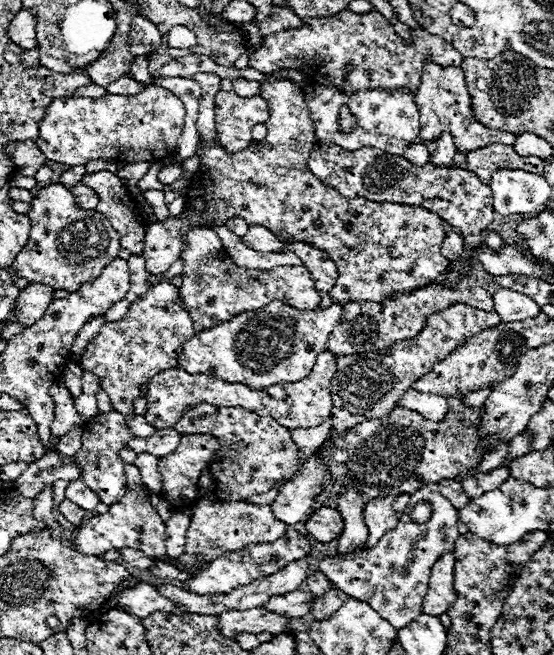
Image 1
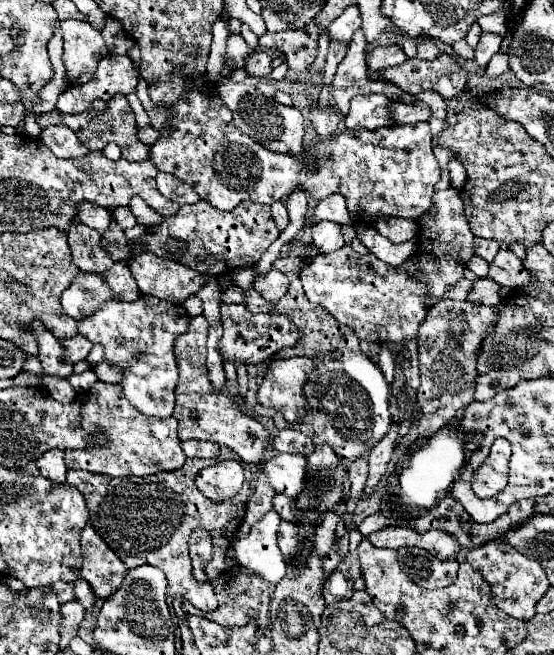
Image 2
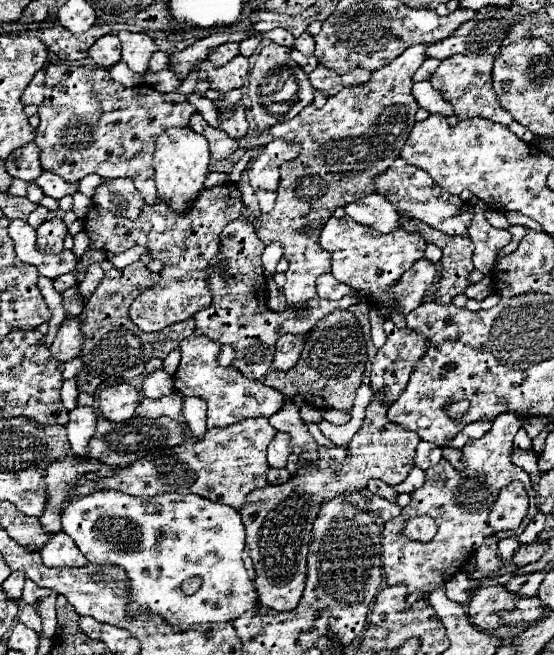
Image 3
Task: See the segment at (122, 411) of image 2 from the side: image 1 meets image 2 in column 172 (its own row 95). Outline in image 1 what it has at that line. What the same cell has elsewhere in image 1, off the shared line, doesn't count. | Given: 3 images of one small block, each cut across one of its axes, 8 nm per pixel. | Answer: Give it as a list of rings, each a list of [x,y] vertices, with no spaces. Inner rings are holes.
[[[428,62],[426,70],[422,74],[422,86],[418,88],[416,96],[416,106],[420,112],[420,138],[422,140],[436,140],[442,130],[450,132],[454,136],[454,144],[460,152],[470,152],[476,148],[482,148],[484,144],[512,144],[514,134],[512,132],[502,132],[502,130],[492,130],[482,126],[470,108],[470,94],[464,82],[462,68],[452,66],[452,68],[440,68],[438,64]]]

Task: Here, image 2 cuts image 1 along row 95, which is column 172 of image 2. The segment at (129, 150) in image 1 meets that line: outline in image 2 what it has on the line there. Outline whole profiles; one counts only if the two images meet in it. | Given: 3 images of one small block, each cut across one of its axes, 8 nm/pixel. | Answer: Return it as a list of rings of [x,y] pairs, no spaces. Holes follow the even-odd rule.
[[[188,76],[184,80],[188,80],[186,88],[188,90],[192,88],[192,92],[178,104],[170,106],[174,132],[172,136],[166,132],[160,132],[162,138],[150,148],[150,160],[158,166],[158,170],[172,172],[182,182],[192,184],[192,188],[200,194],[200,198],[206,198],[218,210],[232,210],[242,200],[272,204],[296,188],[304,188],[316,200],[322,200],[330,194],[346,196],[350,210],[354,210],[356,224],[366,224],[366,226],[372,226],[370,222],[374,222],[374,218],[378,216],[404,216],[404,218],[416,220],[420,218],[420,214],[424,214],[430,208],[434,184],[440,180],[440,168],[432,154],[432,134],[430,134],[428,122],[382,127],[378,132],[370,132],[365,128],[340,132],[336,134],[336,140],[332,138],[332,142],[322,140],[314,144],[310,152],[314,152],[320,160],[316,166],[312,166],[308,160],[298,162],[290,154],[274,154],[262,148],[252,138],[248,138],[246,134],[242,134],[234,126],[230,110],[222,104],[222,100],[218,98],[218,92],[214,92],[216,82],[210,82],[206,76]]]

